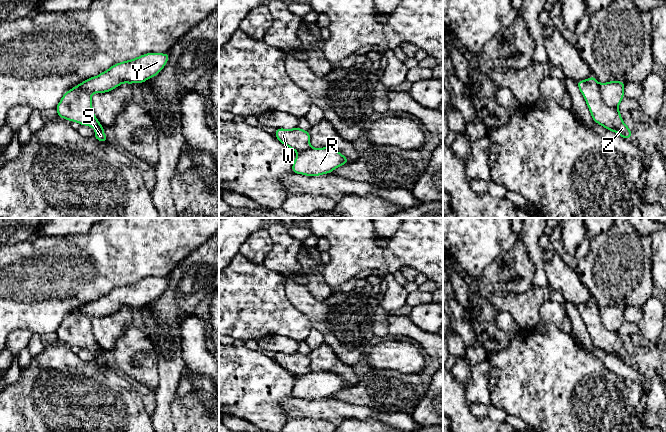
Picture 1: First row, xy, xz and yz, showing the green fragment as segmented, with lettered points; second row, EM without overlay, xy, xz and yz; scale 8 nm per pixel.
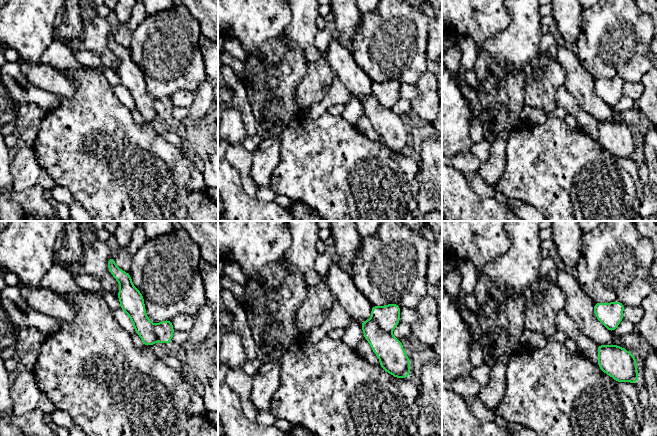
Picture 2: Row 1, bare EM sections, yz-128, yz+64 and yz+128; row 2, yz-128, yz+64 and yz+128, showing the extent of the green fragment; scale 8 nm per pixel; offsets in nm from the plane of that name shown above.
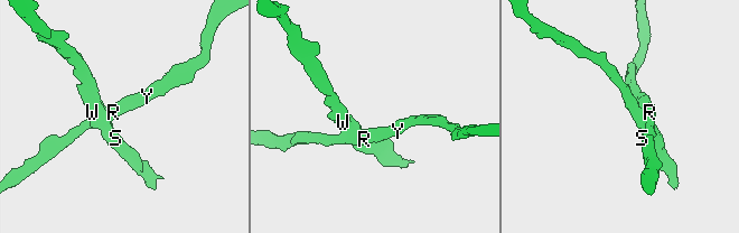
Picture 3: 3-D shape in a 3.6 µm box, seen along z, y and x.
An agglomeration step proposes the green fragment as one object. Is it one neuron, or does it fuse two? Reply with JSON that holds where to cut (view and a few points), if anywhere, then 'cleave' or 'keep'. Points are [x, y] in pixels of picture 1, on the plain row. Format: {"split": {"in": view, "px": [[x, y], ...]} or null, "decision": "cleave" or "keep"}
{"split": {"in": "yz", "px": [[598, 307], [601, 323], [608, 330], [617, 332]]}, "decision": "cleave"}

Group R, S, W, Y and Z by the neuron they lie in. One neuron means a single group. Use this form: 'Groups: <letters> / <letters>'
Groups: R Y / S W Z

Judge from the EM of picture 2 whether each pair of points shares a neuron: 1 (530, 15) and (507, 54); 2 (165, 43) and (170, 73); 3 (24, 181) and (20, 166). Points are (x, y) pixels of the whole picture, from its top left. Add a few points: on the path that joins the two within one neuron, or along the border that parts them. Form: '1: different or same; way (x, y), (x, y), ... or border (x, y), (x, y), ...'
1: same; way (525, 25), (523, 35), (516, 44)
2: same; way (167, 50), (170, 57), (170, 66)
3: same; way (24, 177), (24, 170)

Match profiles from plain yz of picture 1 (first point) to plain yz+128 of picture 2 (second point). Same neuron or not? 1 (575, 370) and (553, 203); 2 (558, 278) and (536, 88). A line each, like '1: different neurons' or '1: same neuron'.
1: same neuron
2: different neurons

